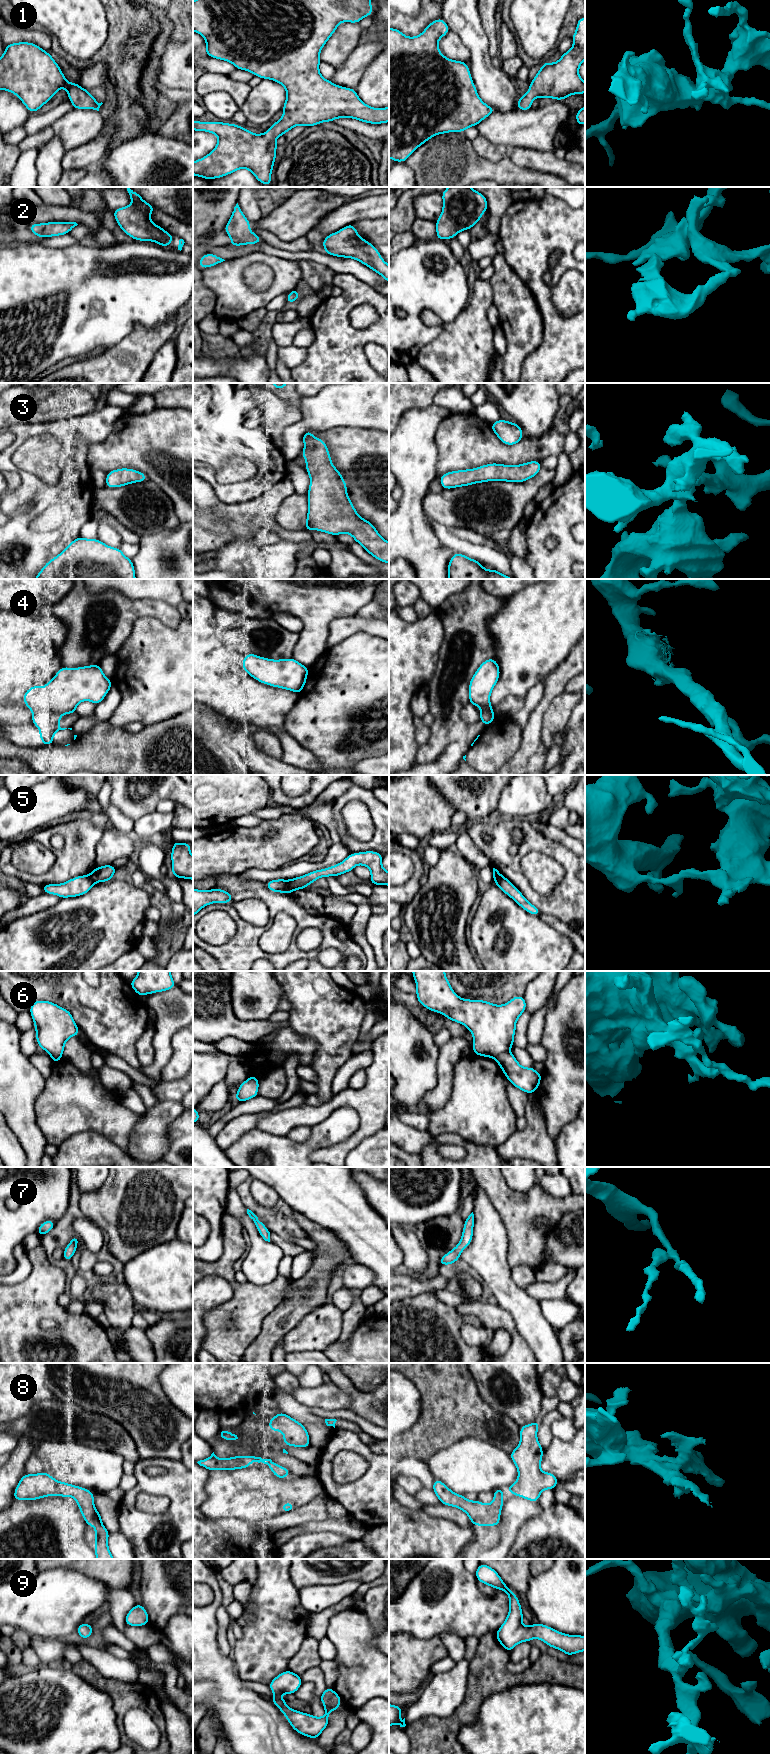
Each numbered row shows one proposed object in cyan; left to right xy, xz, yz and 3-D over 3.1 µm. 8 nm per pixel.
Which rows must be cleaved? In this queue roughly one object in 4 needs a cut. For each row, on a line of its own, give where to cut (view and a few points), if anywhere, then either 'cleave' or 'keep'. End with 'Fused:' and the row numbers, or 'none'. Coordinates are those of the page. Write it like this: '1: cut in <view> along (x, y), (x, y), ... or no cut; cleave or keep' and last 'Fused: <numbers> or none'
1: no cut; keep
2: no cut; keep
3: no cut; keep
4: no cut; keep
5: cut in xz along (286, 880), (286, 884), (292, 890); cleave
6: cut in yz along (506, 1051), (494, 1058); cleave
7: no cut; keep
8: no cut; keep
9: no cut; keep
Fused: 5, 6

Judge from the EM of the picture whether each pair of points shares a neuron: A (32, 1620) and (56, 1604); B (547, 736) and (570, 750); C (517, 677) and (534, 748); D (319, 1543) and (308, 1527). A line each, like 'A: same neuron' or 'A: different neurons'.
A: same neuron
B: different neurons
C: different neurons
D: different neurons

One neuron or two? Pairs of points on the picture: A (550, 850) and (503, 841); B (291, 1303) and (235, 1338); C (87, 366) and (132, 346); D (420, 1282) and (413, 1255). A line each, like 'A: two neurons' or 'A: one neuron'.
A: one neuron
B: two neurons
C: one neuron
D: two neurons

